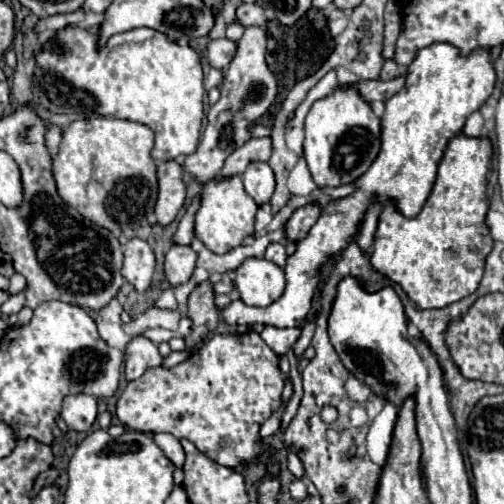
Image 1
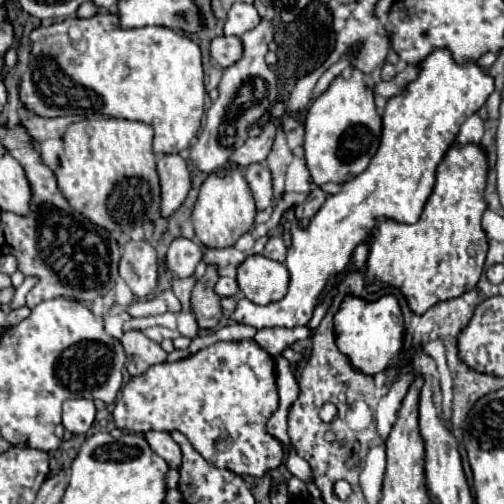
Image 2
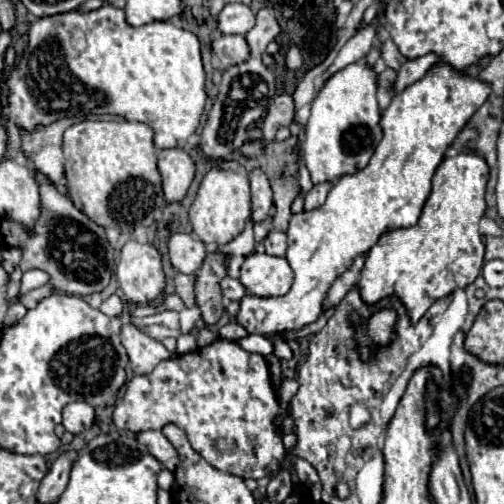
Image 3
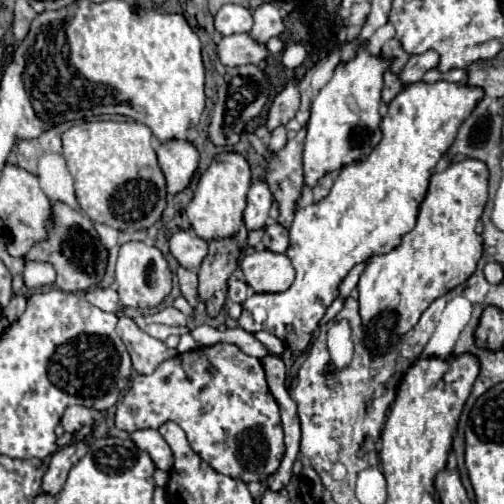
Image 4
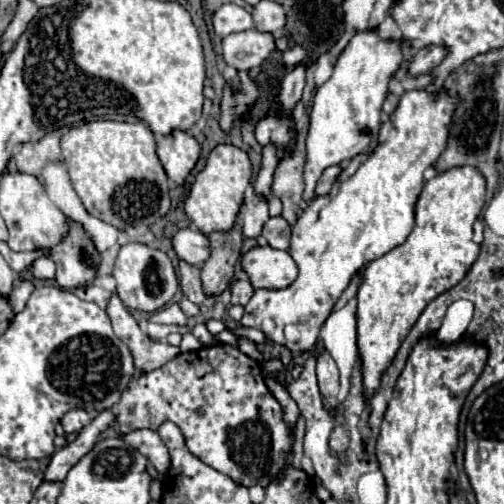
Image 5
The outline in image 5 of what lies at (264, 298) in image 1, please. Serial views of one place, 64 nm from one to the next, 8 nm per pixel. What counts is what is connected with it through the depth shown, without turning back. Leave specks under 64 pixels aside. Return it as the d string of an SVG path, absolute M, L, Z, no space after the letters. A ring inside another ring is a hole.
M254 246L242 256L242 268L254 288L286 288L296 276L298 268L286 250L272 246Z

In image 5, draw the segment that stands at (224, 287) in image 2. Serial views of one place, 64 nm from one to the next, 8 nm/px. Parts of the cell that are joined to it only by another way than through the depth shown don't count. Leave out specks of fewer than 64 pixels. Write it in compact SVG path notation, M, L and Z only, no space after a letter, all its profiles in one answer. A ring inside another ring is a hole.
M238 280L234 286L232 286L232 304L242 304L246 306L248 300L252 298L254 294L254 288L250 284L250 280Z

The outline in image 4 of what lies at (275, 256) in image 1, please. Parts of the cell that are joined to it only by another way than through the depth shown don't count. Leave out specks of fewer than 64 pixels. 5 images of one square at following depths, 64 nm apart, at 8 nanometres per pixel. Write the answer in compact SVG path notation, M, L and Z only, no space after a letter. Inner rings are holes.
M278 222L266 224L262 244L272 252L286 252L286 248L288 248L288 230Z

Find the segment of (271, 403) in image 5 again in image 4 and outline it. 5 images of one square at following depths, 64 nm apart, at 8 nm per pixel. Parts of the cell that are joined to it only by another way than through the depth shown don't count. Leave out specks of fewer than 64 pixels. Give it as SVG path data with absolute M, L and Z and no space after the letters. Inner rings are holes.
M214 344L178 354L160 364L148 376L136 376L130 382L124 398L116 404L116 428L136 432L142 428L160 428L162 422L176 422L188 436L192 450L208 462L216 472L242 482L266 482L284 458L284 432L280 422L280 408L268 390L262 362L244 354L234 344Z

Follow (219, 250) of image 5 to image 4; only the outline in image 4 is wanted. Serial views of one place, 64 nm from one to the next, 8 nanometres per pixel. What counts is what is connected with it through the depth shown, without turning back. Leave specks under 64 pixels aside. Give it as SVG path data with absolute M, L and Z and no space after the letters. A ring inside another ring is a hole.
M238 236L208 240L210 252L198 270L198 292L210 316L216 316L226 302L226 282L238 266L240 242Z

